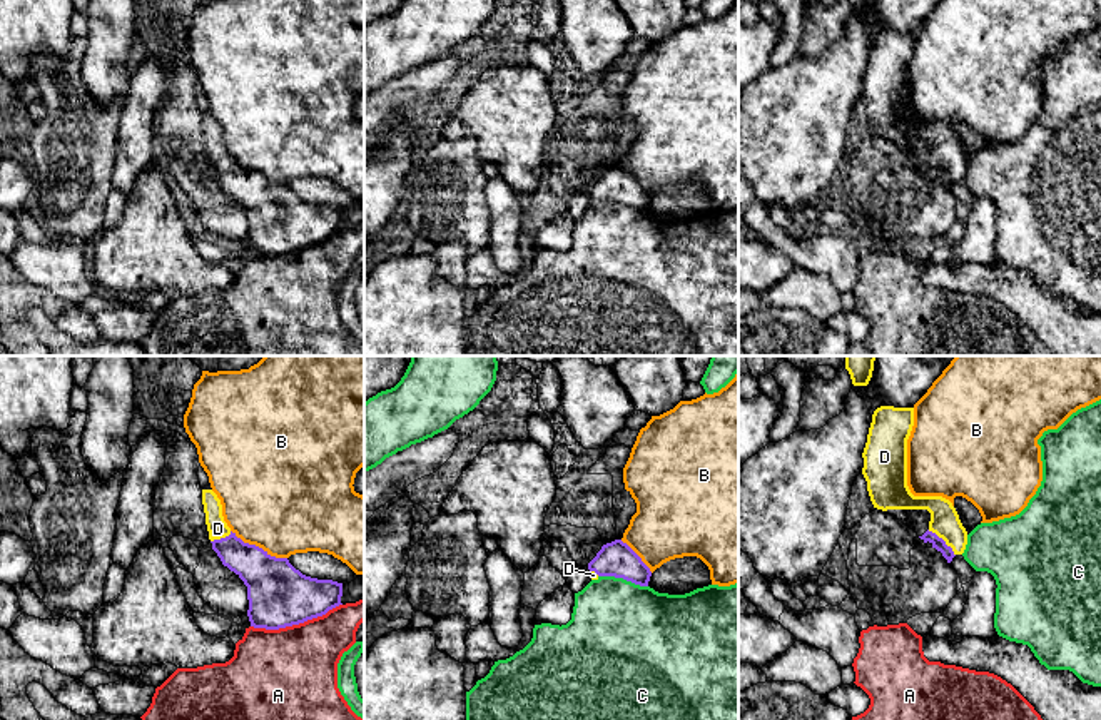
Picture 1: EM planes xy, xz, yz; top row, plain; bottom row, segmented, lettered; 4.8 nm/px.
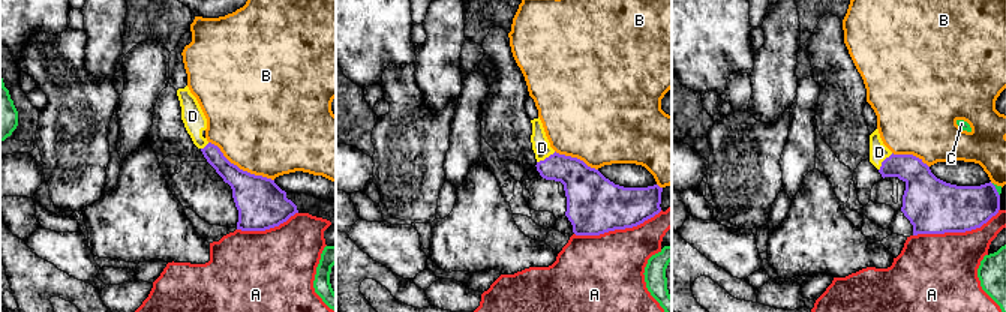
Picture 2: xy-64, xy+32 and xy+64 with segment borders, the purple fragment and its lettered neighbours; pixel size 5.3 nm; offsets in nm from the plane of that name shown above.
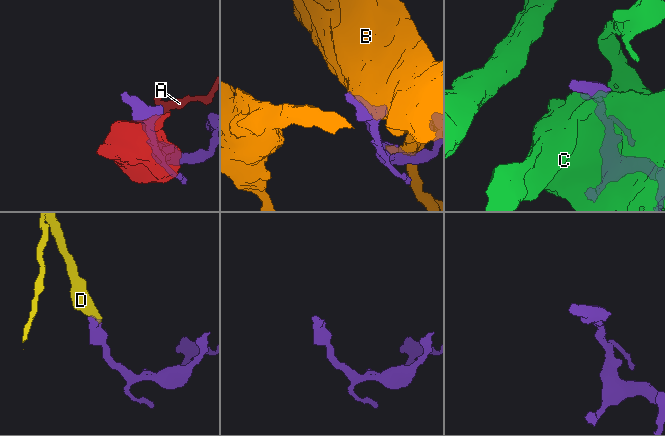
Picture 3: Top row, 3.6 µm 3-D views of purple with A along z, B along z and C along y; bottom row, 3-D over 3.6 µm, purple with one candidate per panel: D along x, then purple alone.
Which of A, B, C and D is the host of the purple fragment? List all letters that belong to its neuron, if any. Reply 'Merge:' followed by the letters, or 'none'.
Merge: D

